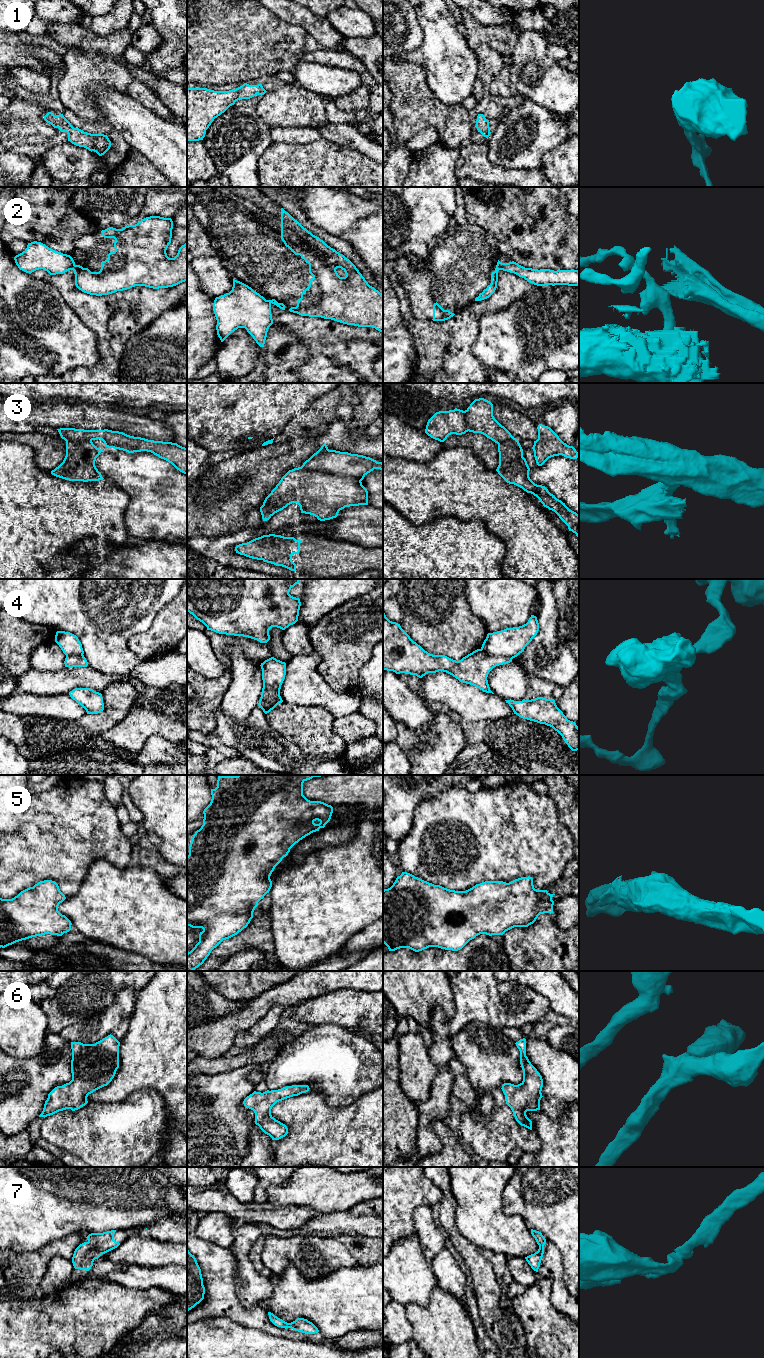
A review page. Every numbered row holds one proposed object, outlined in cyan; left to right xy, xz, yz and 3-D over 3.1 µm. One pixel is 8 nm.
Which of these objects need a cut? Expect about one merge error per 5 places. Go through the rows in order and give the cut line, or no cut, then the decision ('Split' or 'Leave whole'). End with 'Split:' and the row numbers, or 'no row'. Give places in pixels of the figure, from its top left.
1: No split. Leave whole
2: Split along xy (75, 265), (72, 269). Split
3: Split along xz (290, 503), (277, 501), (263, 504). Split
4: Split along yz (481, 648), (489, 654), (512, 658). Split
5: No split. Leave whole
6: No split. Leave whole
7: No split. Leave whole
Split: 2, 3, 4

